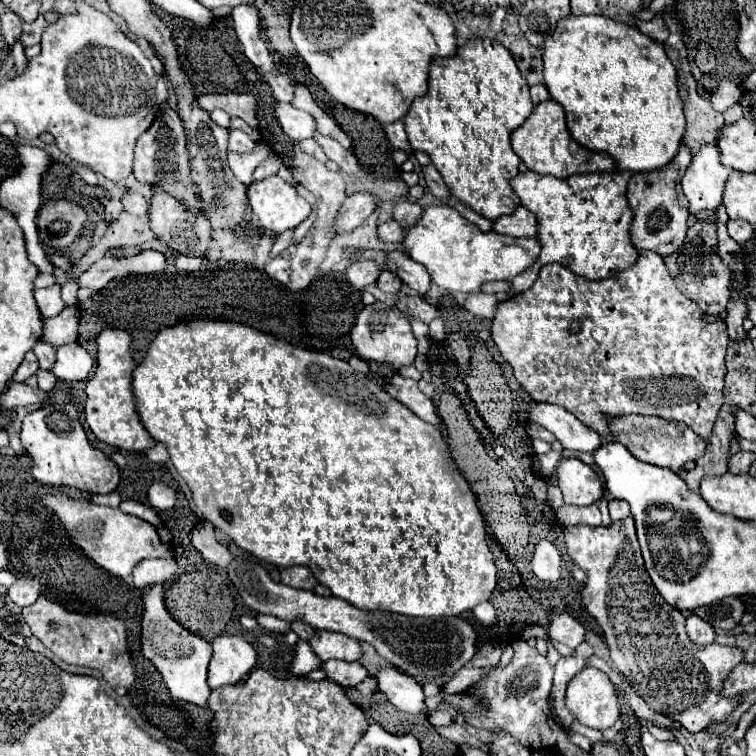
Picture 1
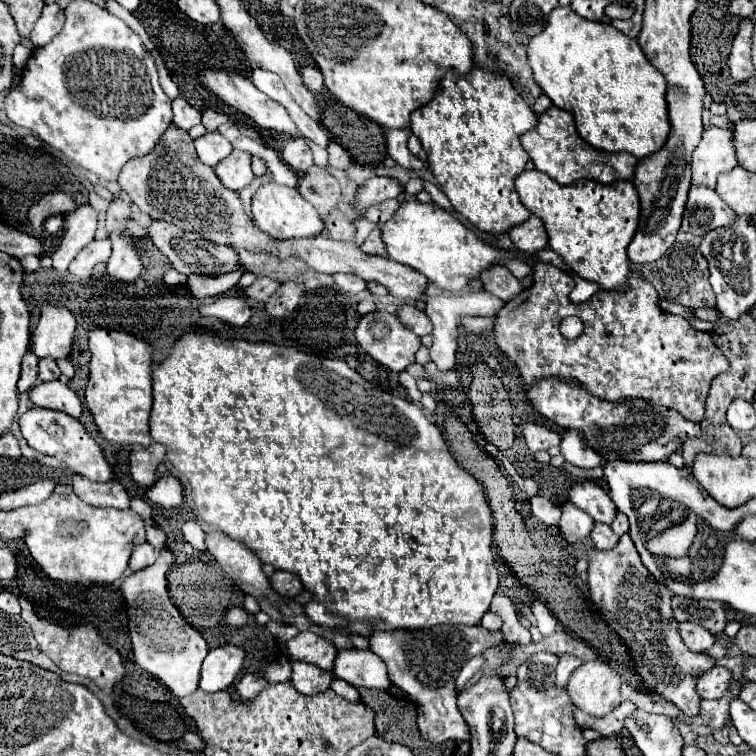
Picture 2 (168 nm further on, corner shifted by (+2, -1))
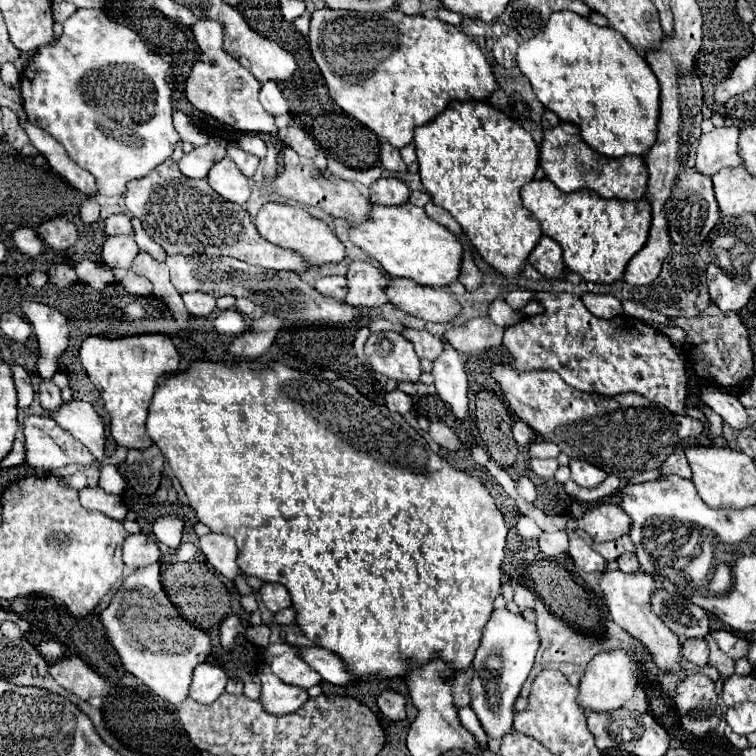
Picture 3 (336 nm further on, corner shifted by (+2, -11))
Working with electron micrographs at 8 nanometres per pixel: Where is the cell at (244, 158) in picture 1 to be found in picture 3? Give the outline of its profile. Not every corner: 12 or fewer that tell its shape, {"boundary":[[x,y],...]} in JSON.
{"boundary":[[229,156],[211,168],[207,180],[229,202],[245,204],[249,178]]}

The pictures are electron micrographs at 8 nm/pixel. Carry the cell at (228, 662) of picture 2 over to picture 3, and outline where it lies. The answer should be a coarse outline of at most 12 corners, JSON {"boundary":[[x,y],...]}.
{"boundary":[[203,662],[193,672],[189,696],[211,704],[225,692],[225,670]]}

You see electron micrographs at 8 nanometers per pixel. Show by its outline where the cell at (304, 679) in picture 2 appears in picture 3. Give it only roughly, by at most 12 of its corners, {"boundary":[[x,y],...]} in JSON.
{"boundary":[[263,668],[261,700],[269,712],[295,712],[307,690]]}

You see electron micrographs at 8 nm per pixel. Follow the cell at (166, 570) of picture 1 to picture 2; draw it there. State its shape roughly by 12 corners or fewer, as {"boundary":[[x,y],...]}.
{"boundary":[[141,542],[131,552],[129,568],[133,572],[157,560],[159,550]]}

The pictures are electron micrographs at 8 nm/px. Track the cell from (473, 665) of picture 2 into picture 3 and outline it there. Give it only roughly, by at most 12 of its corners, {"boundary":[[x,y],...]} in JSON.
{"boundary":[[469,706],[457,708],[461,724],[487,746],[487,736]]}

